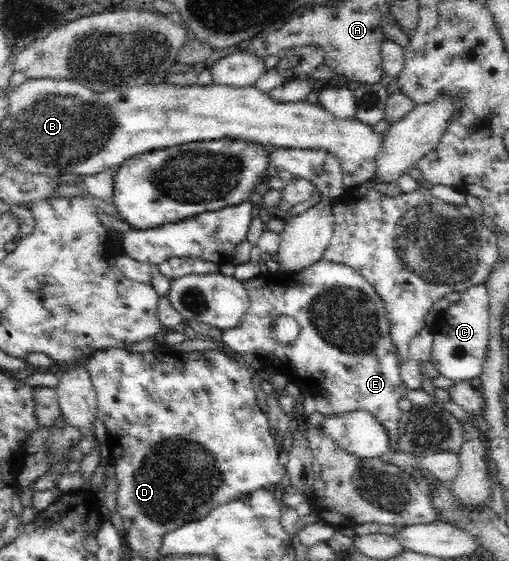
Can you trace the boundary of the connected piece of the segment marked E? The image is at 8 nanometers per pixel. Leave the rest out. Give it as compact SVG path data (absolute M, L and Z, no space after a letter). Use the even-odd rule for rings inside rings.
M324 259L297 275L258 275L242 283L248 292L250 306L240 327L222 330L221 342L225 347L234 354L252 353L274 367L275 374L286 375L288 384L293 384L300 392L297 402L302 405L303 420L316 411L326 418L365 411L373 415L387 432L390 451L399 451L398 425L403 411L398 408L398 401L409 388L401 379L402 356L392 338L387 306L372 285L352 267ZM278 315L294 317L300 325L298 339L292 345L280 345L273 338L272 321Z

